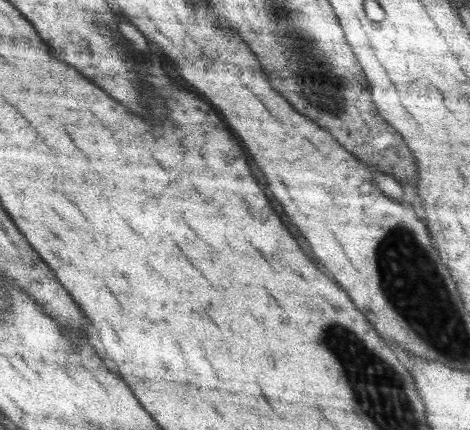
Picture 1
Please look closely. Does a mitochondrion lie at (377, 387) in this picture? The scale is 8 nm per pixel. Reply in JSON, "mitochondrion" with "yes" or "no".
{"mitochondrion":"yes"}

